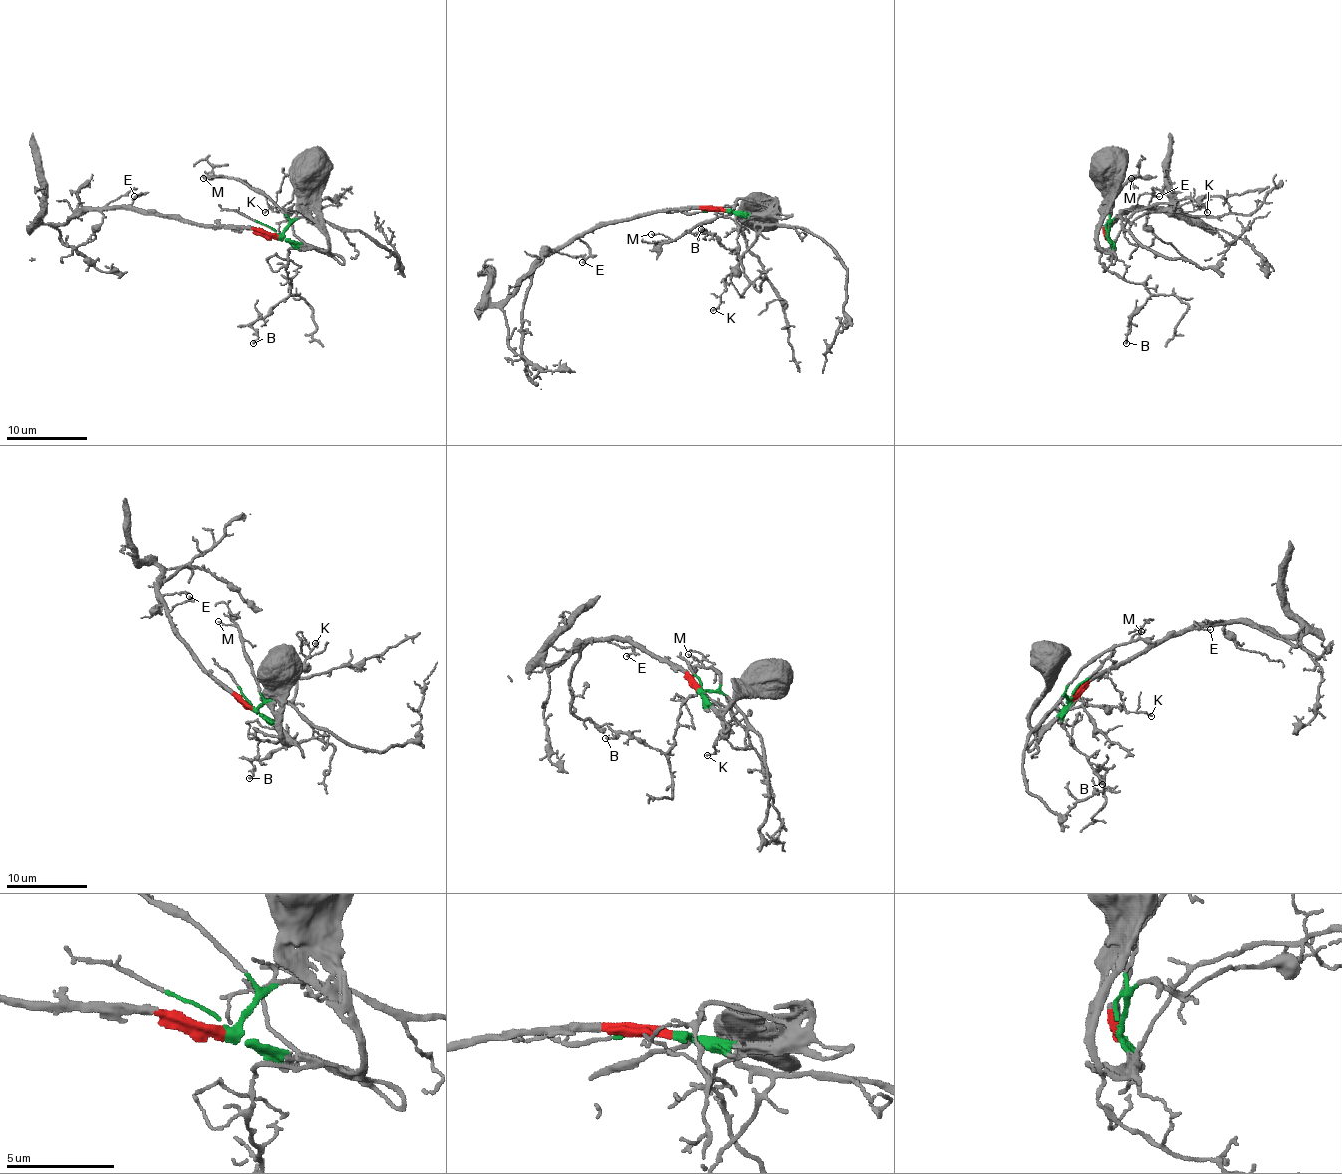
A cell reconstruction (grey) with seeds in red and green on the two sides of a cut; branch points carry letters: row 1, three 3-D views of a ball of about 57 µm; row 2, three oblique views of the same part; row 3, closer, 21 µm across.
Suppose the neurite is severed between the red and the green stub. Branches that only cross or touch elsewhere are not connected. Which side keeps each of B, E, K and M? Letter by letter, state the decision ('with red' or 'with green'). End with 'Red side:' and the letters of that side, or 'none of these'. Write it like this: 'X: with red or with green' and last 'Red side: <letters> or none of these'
B: with green
E: with red
K: with green
M: with green
Red side: E

